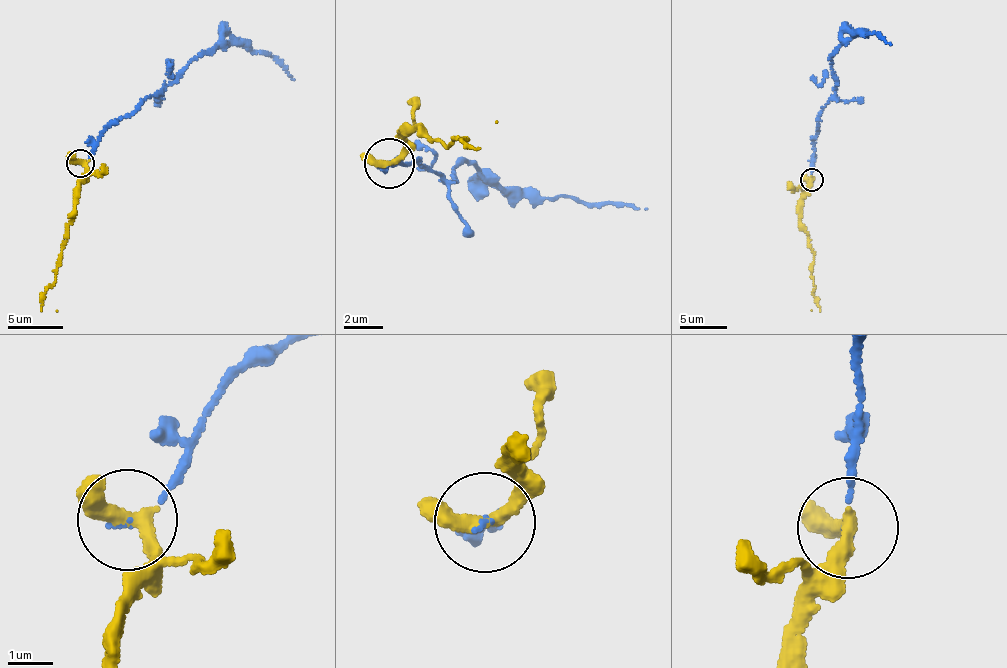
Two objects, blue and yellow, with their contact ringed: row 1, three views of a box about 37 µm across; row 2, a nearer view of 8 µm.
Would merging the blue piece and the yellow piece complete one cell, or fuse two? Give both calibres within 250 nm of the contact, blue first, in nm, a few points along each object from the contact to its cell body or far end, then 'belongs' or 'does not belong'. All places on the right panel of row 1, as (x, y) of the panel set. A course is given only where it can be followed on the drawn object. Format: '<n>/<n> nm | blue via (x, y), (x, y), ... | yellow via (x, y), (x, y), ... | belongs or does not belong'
80/320 nm | blue via (812, 180), (818, 121), (837, 89), (830, 56), (861, 31), (867, 35), (878, 32), (891, 44) | yellow via (812, 180), (803, 201), (801, 227), (814, 255), (811, 278), (818, 304), (811, 310) | belongs

